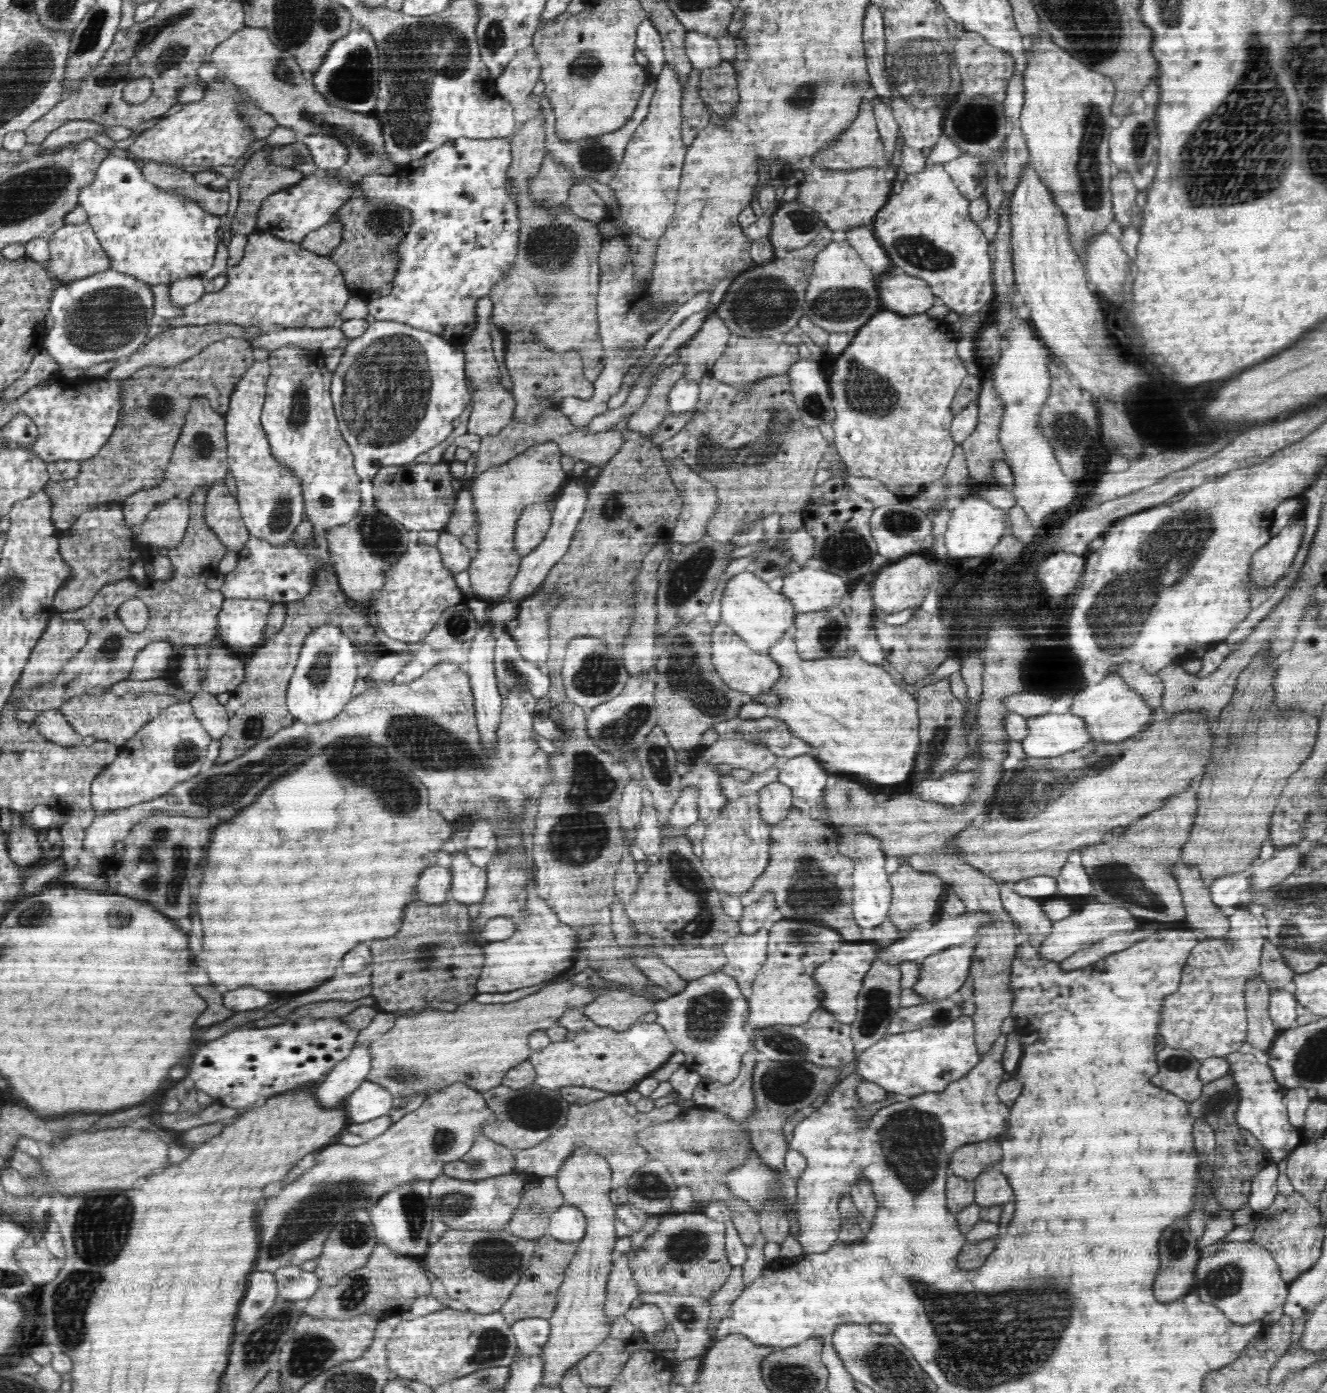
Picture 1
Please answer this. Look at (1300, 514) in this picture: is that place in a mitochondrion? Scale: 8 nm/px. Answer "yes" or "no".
no

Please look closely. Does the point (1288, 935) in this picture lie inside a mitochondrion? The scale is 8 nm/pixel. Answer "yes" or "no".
yes

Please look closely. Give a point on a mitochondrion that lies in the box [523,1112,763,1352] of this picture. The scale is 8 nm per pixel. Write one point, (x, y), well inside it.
(686, 1245)

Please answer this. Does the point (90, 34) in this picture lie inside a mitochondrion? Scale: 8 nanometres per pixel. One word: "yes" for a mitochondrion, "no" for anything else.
yes

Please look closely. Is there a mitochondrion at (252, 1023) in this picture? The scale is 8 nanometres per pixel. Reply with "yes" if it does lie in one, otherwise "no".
no

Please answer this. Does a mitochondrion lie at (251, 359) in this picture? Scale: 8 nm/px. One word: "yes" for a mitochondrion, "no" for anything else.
no

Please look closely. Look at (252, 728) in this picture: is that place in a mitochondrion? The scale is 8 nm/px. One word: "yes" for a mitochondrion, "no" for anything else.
yes

